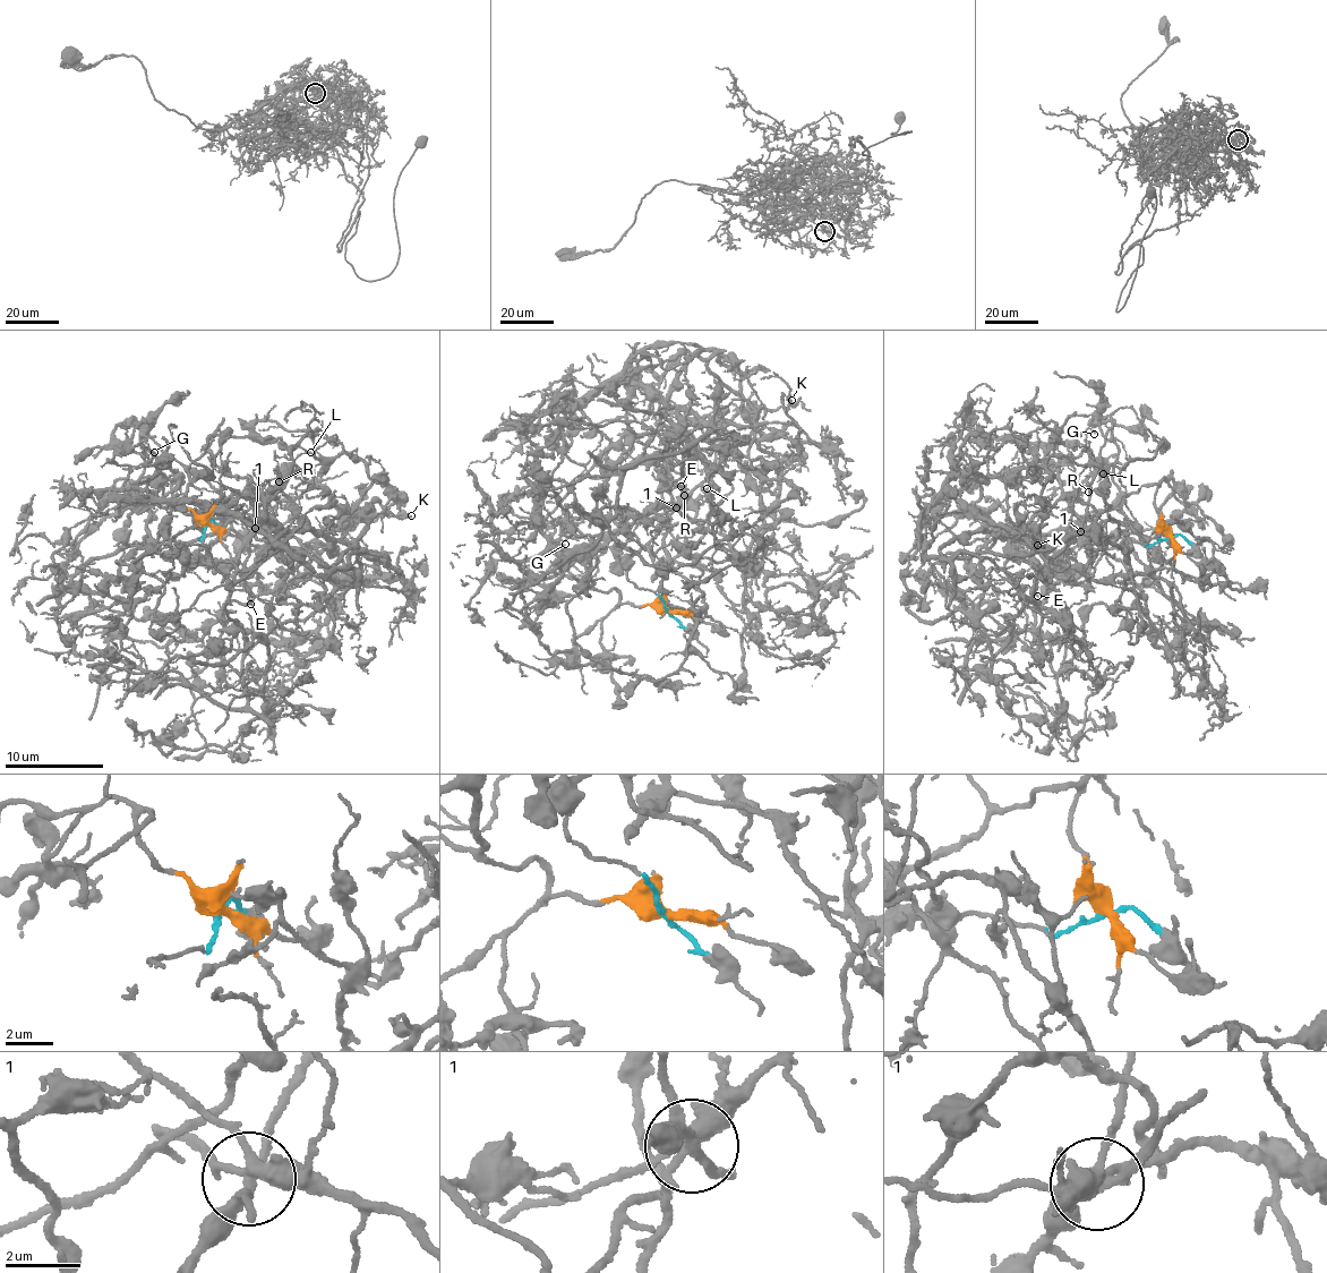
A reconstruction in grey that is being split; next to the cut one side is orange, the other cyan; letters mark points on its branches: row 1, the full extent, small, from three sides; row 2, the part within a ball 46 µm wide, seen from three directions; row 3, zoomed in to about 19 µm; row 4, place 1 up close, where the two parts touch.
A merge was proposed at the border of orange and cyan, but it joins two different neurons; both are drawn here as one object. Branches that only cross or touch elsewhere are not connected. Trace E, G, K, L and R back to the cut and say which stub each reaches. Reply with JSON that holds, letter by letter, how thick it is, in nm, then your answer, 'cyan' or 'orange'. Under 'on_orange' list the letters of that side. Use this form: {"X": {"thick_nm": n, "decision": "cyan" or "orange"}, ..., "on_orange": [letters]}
{"E": {"thick_nm": 170, "decision": "cyan"}, "G": {"thick_nm": 90, "decision": "orange"}, "K": {"thick_nm": 130, "decision": "cyan"}, "L": {"thick_nm": 150, "decision": "orange"}, "R": {"thick_nm": 180, "decision": "cyan"}, "on_orange": ["G", "L"]}

